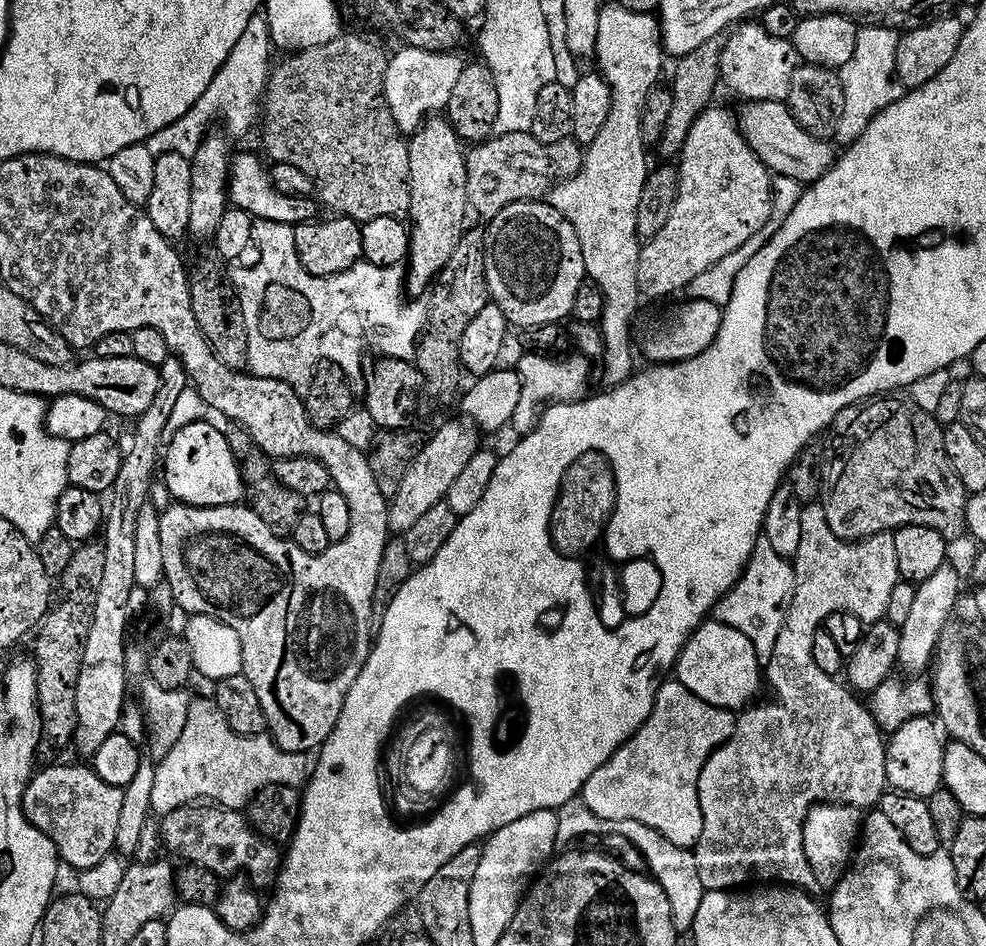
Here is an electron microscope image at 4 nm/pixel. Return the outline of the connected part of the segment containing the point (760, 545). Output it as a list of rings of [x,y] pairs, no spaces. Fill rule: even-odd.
[[[761,538],[756,542],[754,554],[749,558],[744,573],[740,575],[740,581],[716,603],[715,619],[734,630],[742,630],[742,634],[746,634],[746,638],[754,646],[756,657],[767,662],[774,654],[778,634],[782,634],[786,614],[794,602],[795,589],[795,567],[782,559],[768,540]]]

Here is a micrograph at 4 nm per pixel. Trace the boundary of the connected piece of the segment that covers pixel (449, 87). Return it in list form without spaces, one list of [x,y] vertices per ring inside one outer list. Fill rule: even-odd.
[[[401,47],[397,56],[388,62],[384,97],[390,106],[390,114],[401,132],[413,134],[419,131],[428,117],[443,113],[454,94],[454,85],[462,78],[466,60],[451,52],[427,52],[421,48]]]

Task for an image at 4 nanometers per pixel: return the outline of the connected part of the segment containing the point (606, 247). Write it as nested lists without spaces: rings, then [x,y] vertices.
[[[618,2],[601,7],[594,63],[610,86],[612,105],[602,130],[598,130],[598,138],[587,145],[578,174],[556,185],[546,197],[550,207],[561,212],[566,222],[574,226],[586,262],[587,279],[598,282],[598,290],[602,290],[606,298],[606,310],[599,326],[604,343],[604,380],[608,386],[625,384],[637,367],[632,353],[632,323],[642,303],[638,286],[642,247],[638,234],[638,201],[650,171],[642,136],[642,116],[650,92],[661,83],[664,60],[660,22],[655,15],[626,10]]]

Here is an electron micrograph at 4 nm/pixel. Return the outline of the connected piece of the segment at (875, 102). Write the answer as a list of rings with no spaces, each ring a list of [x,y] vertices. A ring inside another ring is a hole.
[[[860,28],[854,58],[850,58],[850,62],[839,69],[846,106],[834,137],[837,145],[847,146],[862,138],[870,122],[874,122],[874,118],[878,118],[878,114],[882,114],[882,110],[886,110],[901,95],[902,85],[896,76],[900,38],[901,33],[892,29]]]

